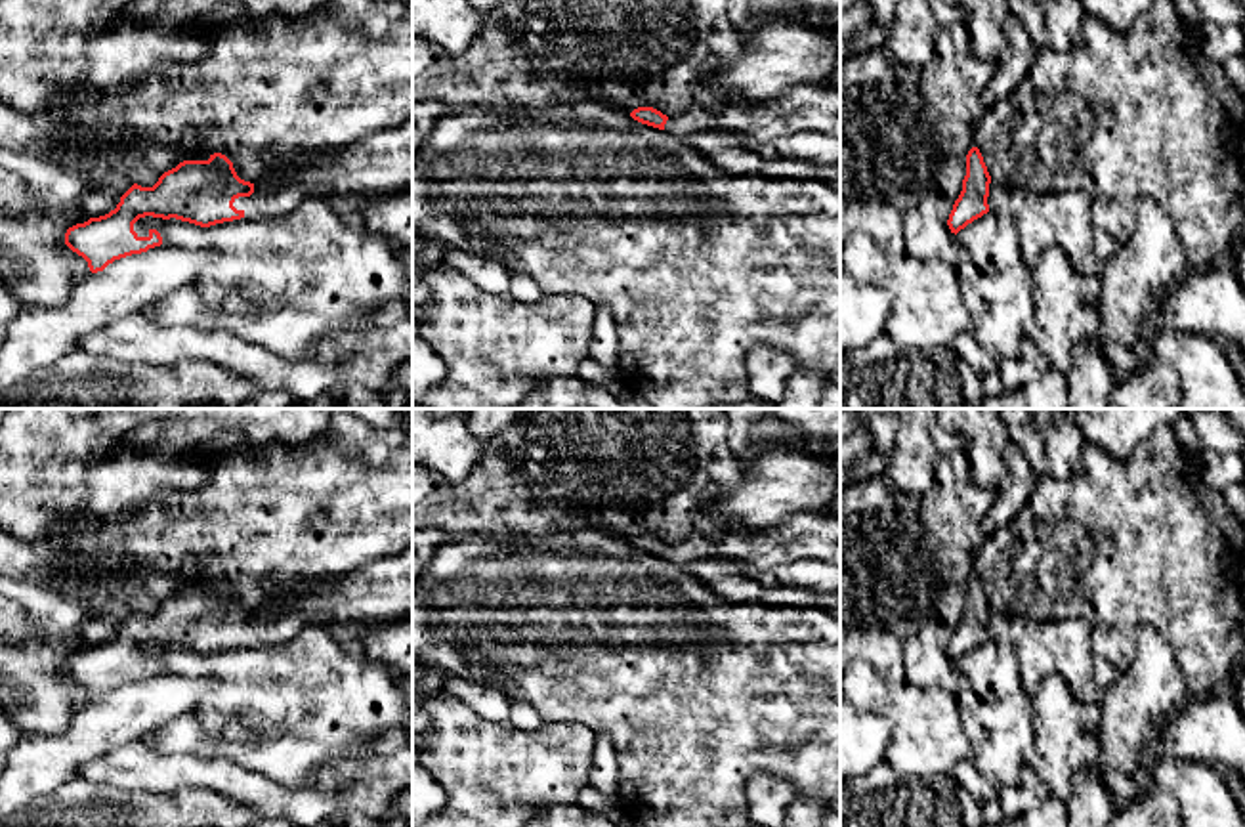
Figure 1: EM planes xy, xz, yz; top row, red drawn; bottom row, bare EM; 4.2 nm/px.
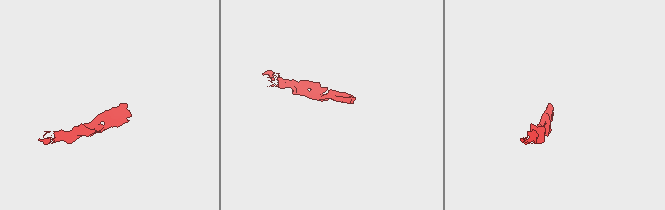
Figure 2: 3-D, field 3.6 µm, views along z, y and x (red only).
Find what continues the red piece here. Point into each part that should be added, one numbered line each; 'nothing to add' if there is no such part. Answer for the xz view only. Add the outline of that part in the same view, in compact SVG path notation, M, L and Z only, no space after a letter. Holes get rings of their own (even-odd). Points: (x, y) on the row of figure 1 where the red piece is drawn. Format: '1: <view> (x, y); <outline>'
1: xz (816, 109); M798 86L773 101L745 101L714 111L689 109L668 117L665 132L737 132L758 141L802 132L840 138L840 92L831 86Z

